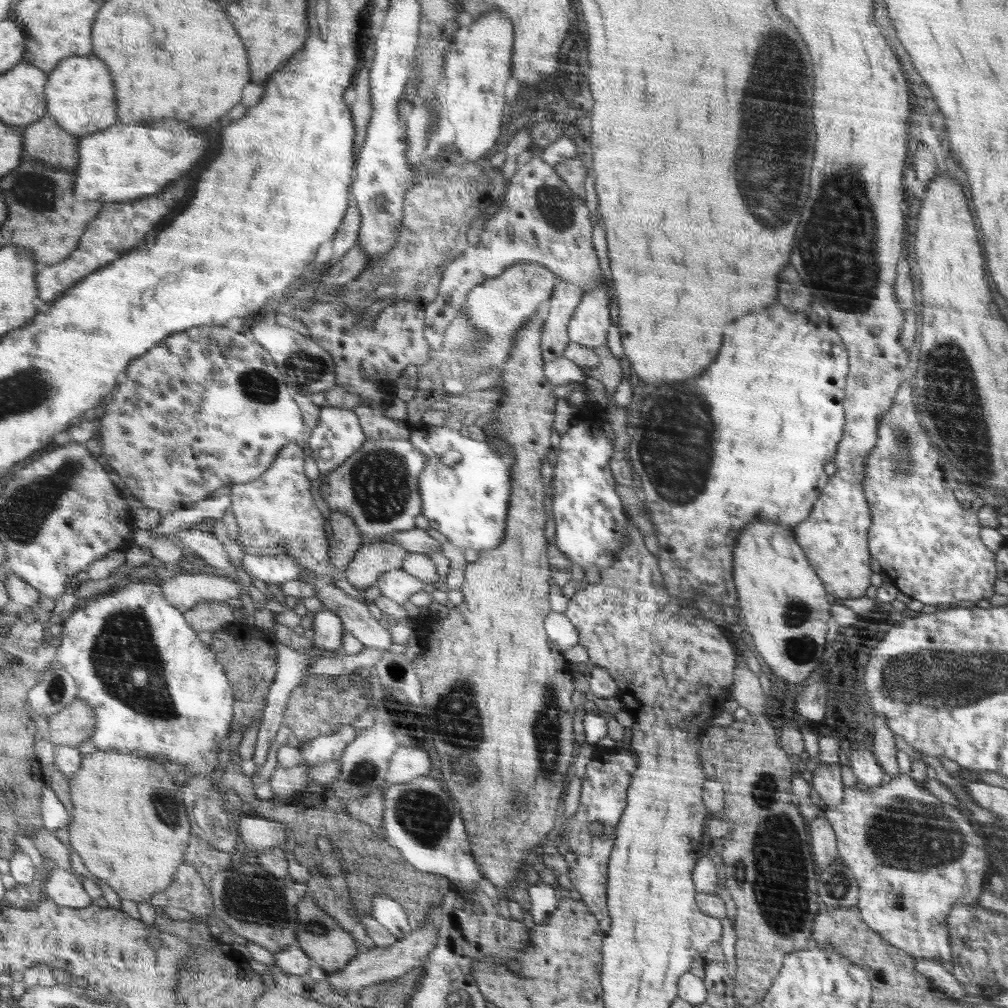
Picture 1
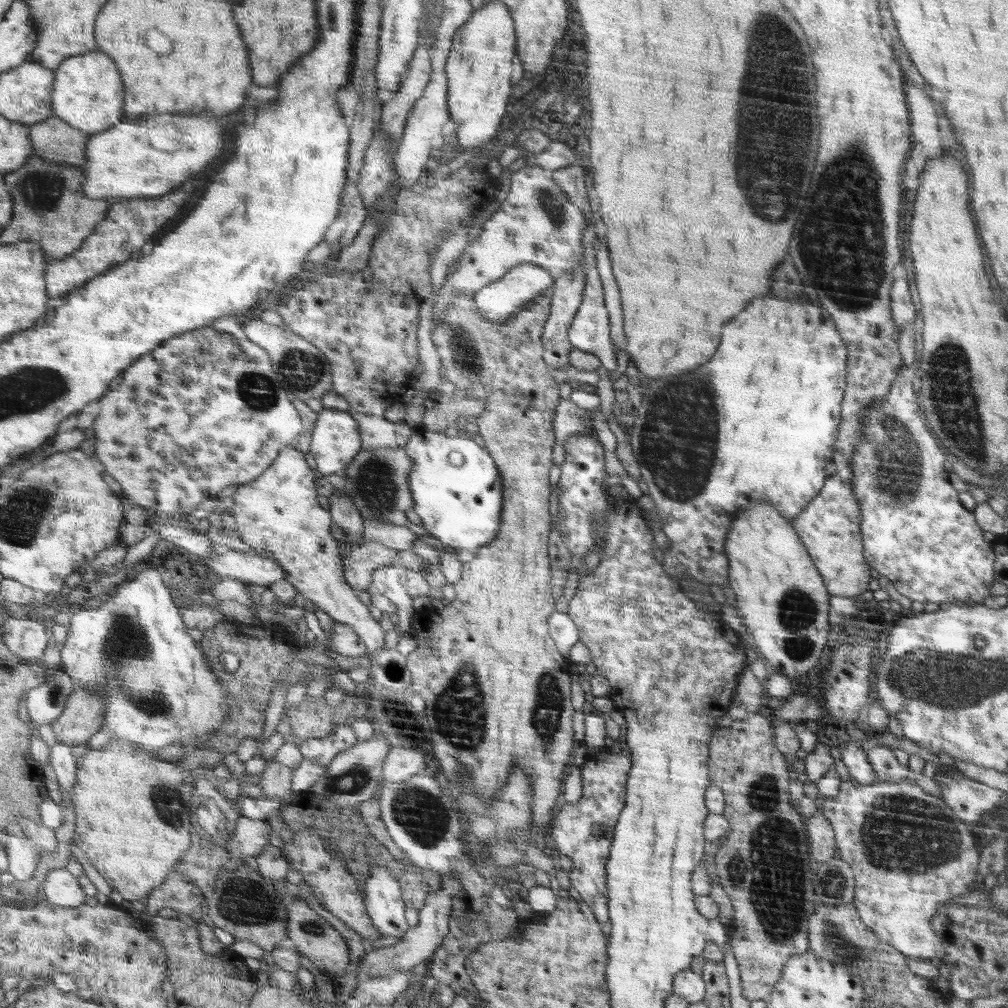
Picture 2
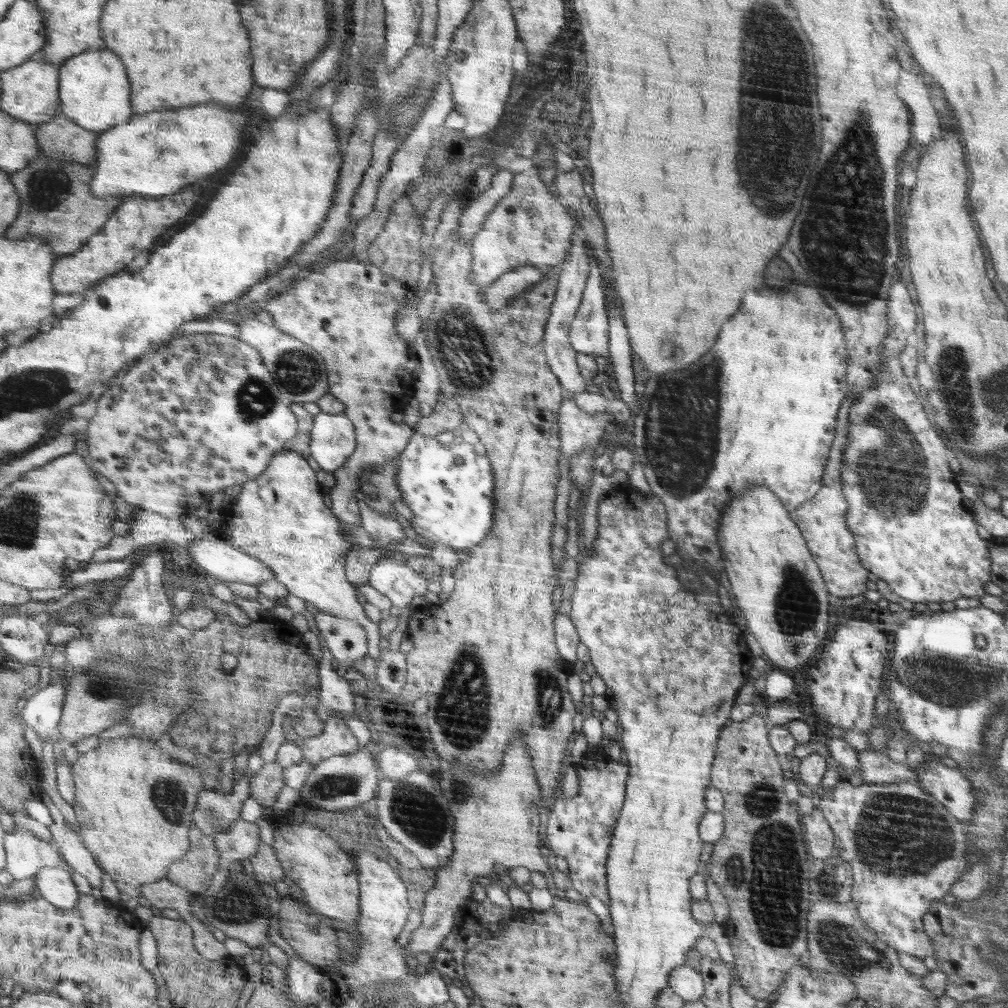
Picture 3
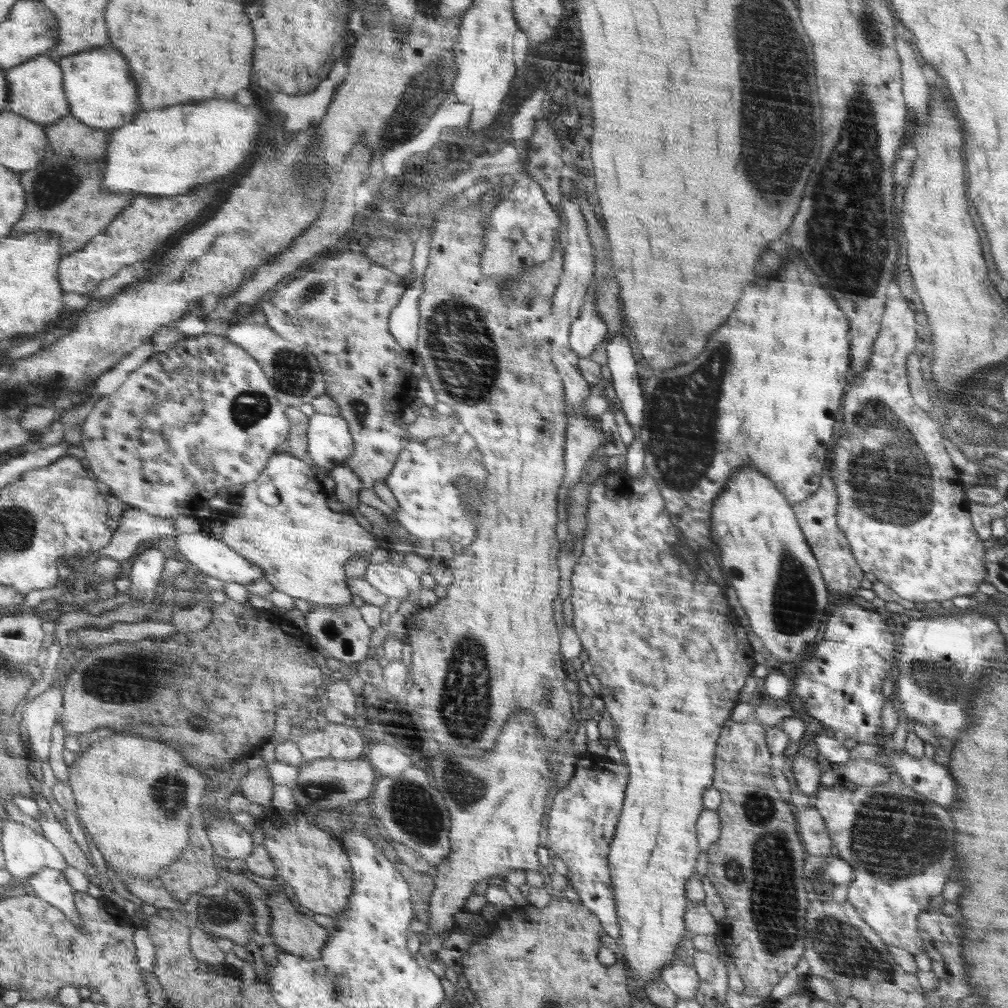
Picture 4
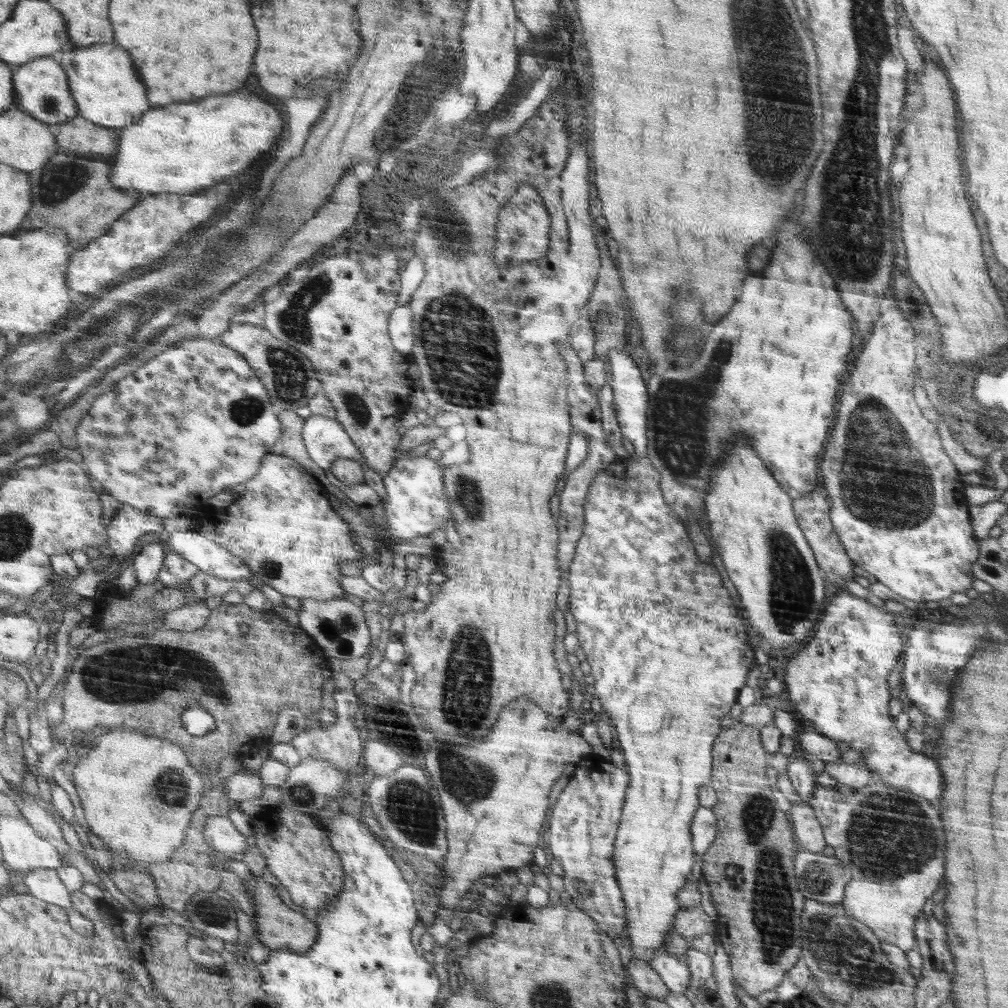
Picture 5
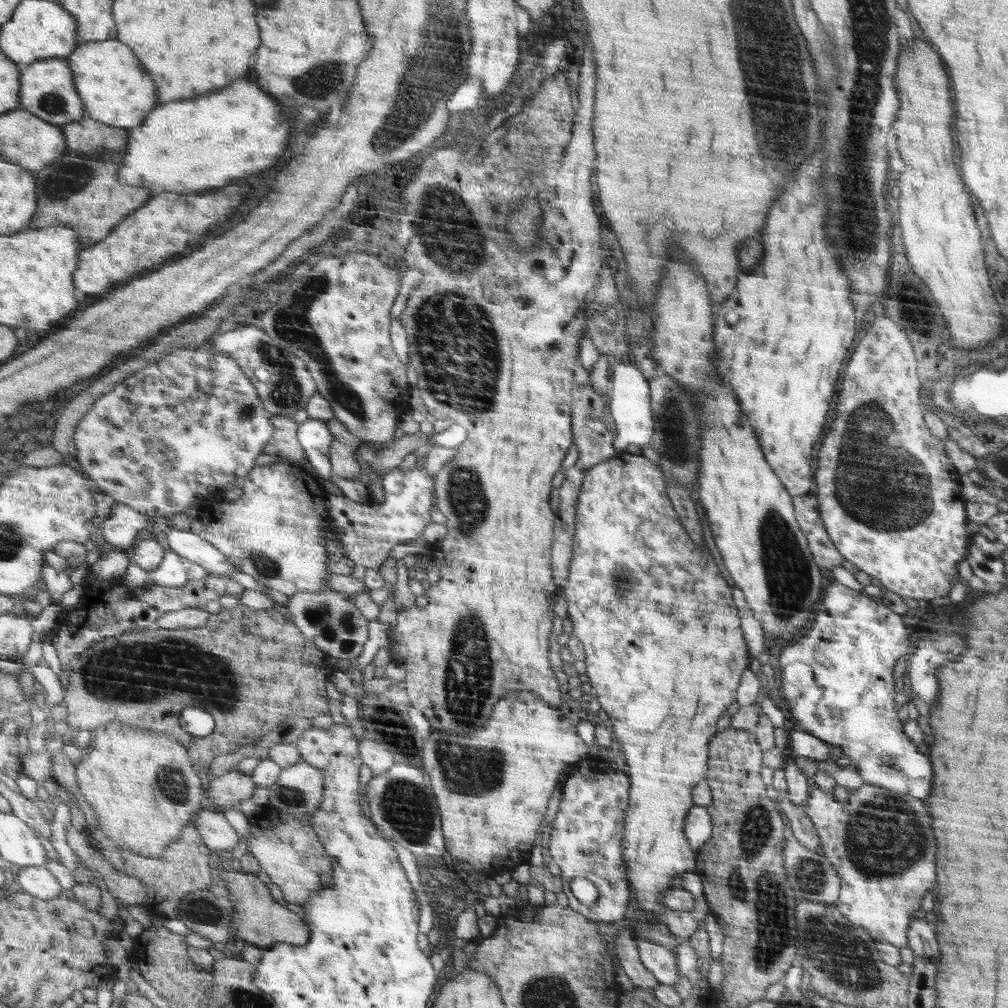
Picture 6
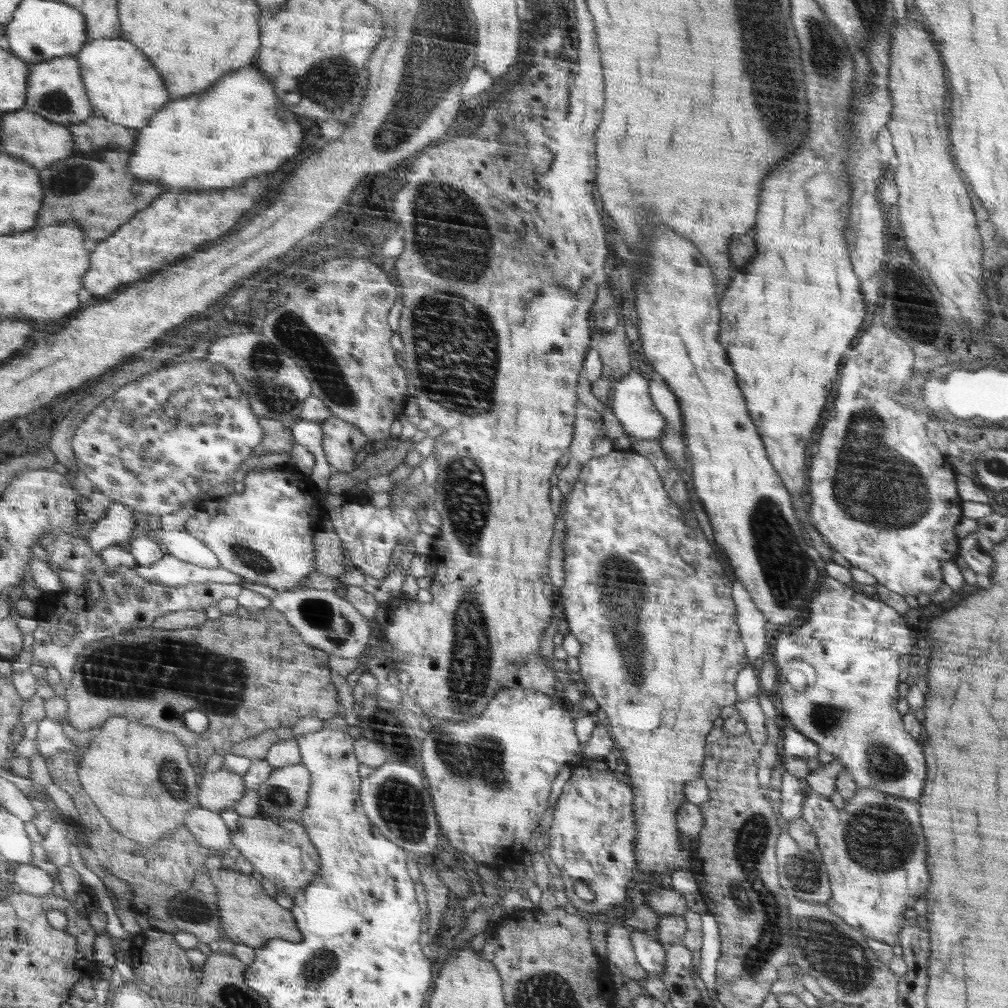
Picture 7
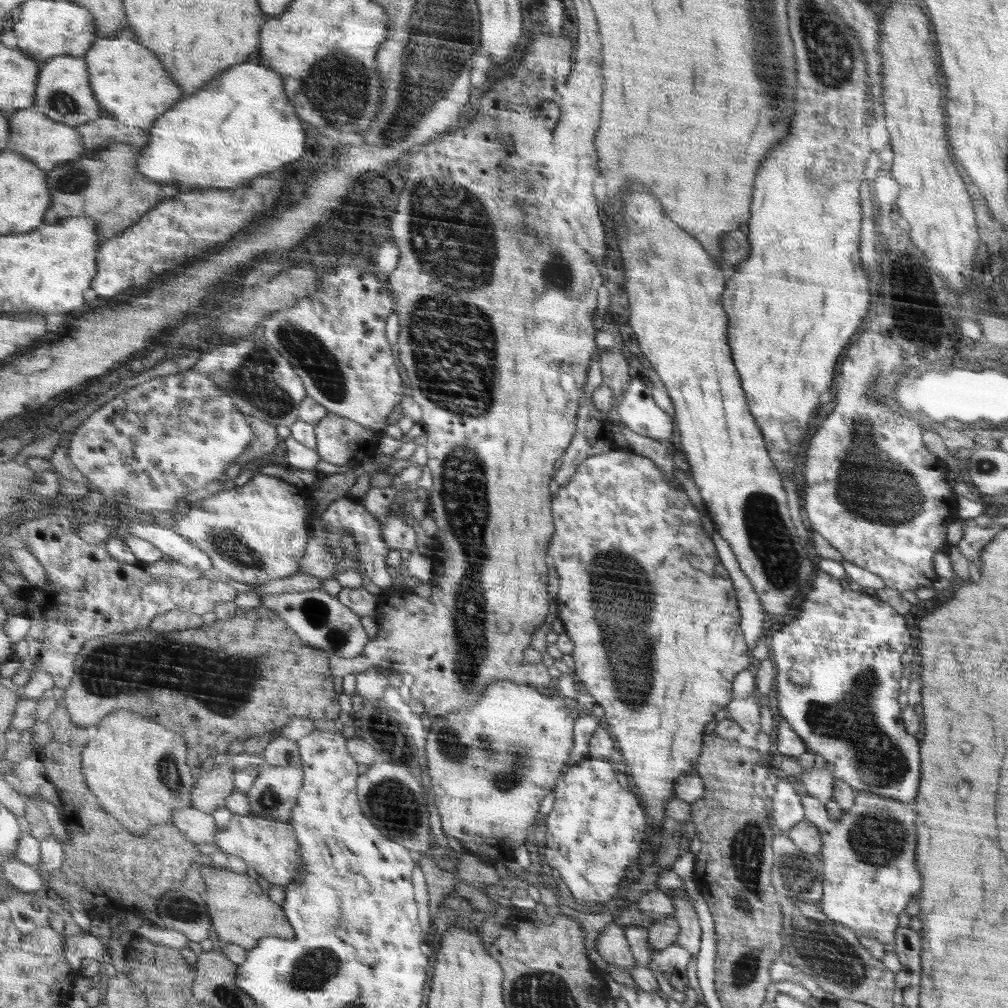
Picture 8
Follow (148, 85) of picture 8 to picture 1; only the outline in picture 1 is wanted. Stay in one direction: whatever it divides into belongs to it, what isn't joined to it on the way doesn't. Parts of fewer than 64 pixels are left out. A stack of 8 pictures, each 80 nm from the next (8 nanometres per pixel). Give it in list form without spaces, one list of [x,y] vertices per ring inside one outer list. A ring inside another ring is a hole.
[[[71,56],[64,59],[50,73],[47,84],[49,114],[72,134],[81,138],[108,130],[118,124],[118,94],[112,72],[102,58],[92,56]]]

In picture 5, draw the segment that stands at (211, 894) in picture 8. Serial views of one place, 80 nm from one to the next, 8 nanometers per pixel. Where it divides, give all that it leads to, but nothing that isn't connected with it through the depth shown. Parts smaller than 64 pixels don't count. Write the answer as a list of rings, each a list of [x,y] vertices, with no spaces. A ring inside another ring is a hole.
[[[252,876],[244,879],[246,887],[252,889],[249,892],[251,903],[254,904],[254,925],[257,932],[257,942],[272,950],[295,951],[296,953],[308,953],[310,948],[318,941],[320,930],[318,924],[306,919],[304,914],[291,910],[282,902],[278,890],[265,882],[261,876]]]

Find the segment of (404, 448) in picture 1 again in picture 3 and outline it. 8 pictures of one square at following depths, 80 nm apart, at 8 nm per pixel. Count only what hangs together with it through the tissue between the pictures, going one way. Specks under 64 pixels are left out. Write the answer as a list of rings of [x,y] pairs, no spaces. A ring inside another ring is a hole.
[[[399,457],[391,458],[385,466],[369,466],[359,476],[358,502],[364,502],[368,508],[395,519],[394,503],[403,501],[398,487],[399,466]]]

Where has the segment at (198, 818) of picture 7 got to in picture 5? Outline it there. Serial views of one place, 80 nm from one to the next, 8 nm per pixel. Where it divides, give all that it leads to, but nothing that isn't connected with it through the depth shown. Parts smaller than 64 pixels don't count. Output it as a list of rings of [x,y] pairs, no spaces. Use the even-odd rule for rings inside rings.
[[[214,815],[207,822],[206,839],[216,852],[228,856],[232,854],[245,854],[251,848],[248,846],[246,837],[236,828],[236,824],[230,820],[228,815]]]

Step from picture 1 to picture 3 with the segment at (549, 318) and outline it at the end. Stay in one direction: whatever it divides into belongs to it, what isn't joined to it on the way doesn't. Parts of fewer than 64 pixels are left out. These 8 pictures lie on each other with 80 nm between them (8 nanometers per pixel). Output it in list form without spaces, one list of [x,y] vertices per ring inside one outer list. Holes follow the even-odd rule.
[[[578,222],[578,230],[574,232],[574,238],[572,238],[570,252],[568,252],[568,256],[566,256],[566,260],[564,260],[561,267],[561,272],[559,277],[557,278],[559,282],[559,292],[556,297],[555,304],[552,305],[552,312],[550,318],[550,324],[547,326],[547,334],[544,337],[544,350],[547,353],[547,363],[550,364],[551,370],[555,375],[559,376],[560,383],[563,384],[564,389],[568,391],[568,393],[572,393],[572,396],[576,394],[580,394],[586,391],[586,386],[589,383],[585,380],[578,370],[578,366],[576,365],[576,349],[571,345],[570,341],[570,328],[571,323],[575,320],[575,316],[578,313],[580,301],[582,300],[582,292],[584,292],[584,288],[586,288],[586,280],[588,280],[588,275],[590,272],[589,258],[586,254],[586,247],[584,246],[583,238],[578,235],[578,233],[582,231],[582,228],[579,226]]]

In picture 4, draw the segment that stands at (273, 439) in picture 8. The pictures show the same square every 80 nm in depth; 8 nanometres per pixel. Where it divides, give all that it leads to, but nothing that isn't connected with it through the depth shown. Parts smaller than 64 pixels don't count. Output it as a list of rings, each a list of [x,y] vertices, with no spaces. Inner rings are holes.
[[[288,408],[287,417],[292,422],[291,436],[287,438],[287,441],[275,451],[276,453],[286,452],[288,454],[295,455],[296,458],[303,459],[307,462],[308,466],[311,466],[312,470],[315,470],[315,474],[318,474],[317,464],[312,460],[310,456],[310,448],[308,448],[308,426],[310,425],[310,418],[305,416],[300,408]]]

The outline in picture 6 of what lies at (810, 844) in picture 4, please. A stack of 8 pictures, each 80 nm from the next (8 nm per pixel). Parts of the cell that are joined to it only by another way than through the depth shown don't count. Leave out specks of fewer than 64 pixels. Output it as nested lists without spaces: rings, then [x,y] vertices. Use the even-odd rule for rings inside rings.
[[[786,791],[779,792],[777,801],[780,809],[784,810],[796,841],[807,850],[817,851],[821,846],[820,836],[814,823],[806,816],[804,805],[796,806]]]

